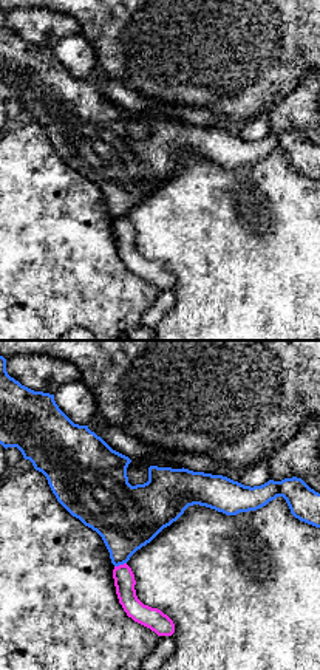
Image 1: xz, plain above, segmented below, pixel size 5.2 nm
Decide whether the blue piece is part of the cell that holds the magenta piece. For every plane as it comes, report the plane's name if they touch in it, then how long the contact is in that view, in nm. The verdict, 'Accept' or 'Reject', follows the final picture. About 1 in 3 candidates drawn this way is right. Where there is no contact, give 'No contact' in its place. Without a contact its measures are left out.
Touches magenta in xz. Shared border 70 nm

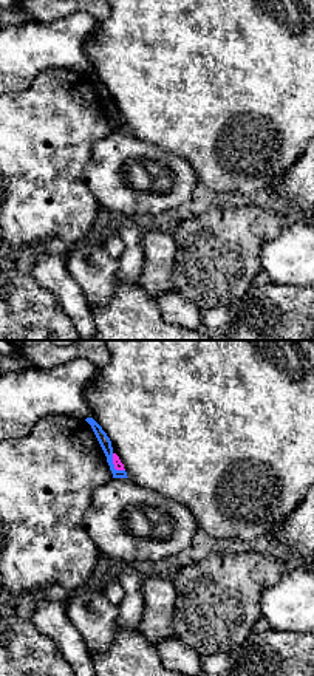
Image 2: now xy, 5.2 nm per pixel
Touches magenta in xy. Shared border 120 nm

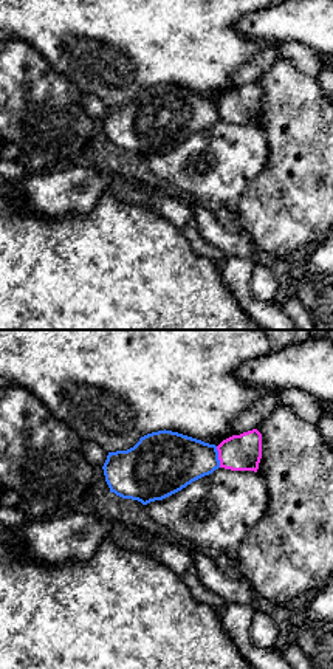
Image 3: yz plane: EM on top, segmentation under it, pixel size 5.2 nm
Touches magenta in yz. Shared border 110 nm

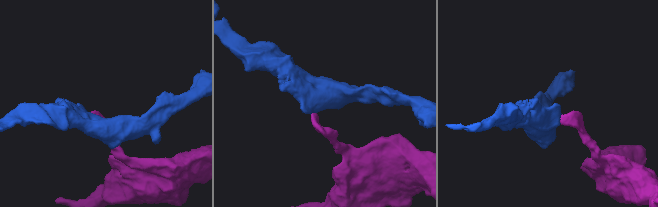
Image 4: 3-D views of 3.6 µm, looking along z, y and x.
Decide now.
Reject

